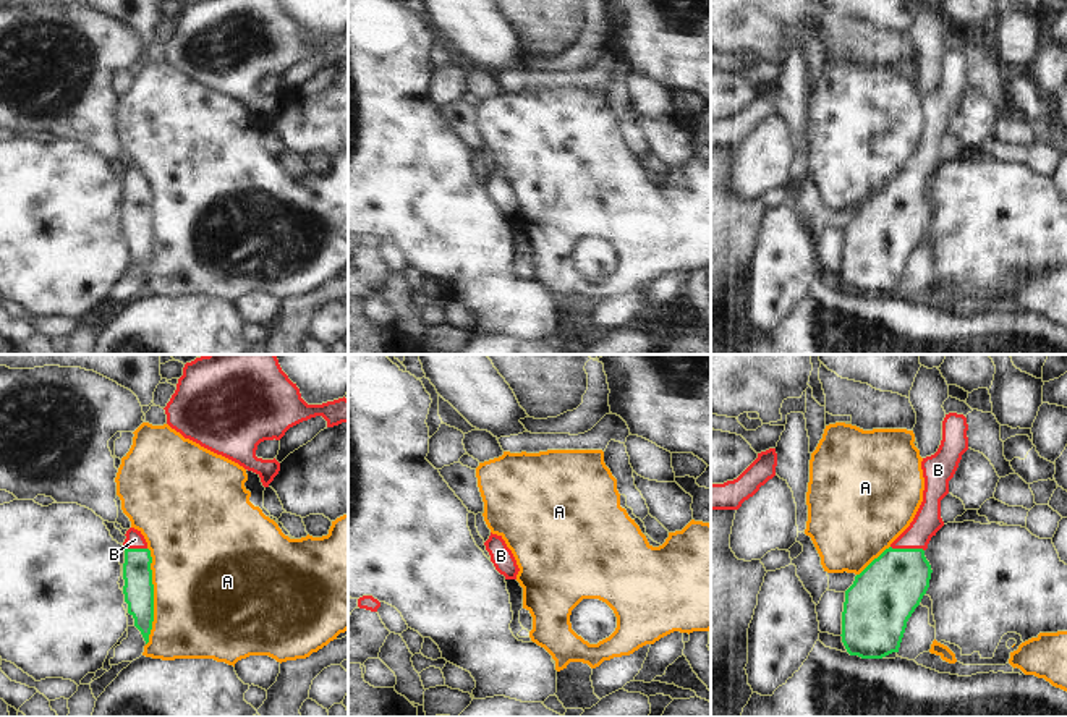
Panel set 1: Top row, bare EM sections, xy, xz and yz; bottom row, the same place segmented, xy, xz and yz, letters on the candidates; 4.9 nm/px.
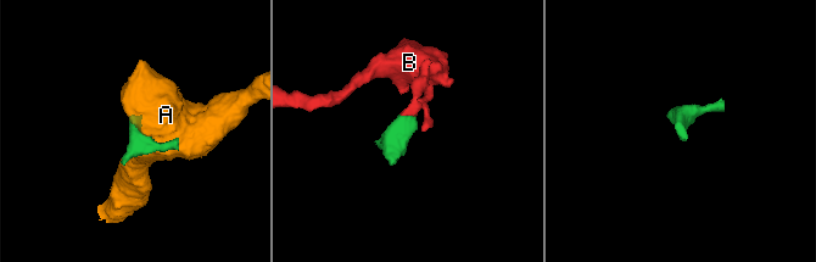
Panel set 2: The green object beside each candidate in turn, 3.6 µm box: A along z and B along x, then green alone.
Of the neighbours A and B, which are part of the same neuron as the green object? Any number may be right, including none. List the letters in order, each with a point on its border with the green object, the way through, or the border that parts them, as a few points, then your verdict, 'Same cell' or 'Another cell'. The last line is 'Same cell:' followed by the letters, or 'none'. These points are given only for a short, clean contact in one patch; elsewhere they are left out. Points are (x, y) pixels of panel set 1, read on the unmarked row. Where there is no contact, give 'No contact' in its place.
A: Touches green at xy (153, 233). Another cell
B: Touches green at yz (907, 186). Same cell
Same cell: B

